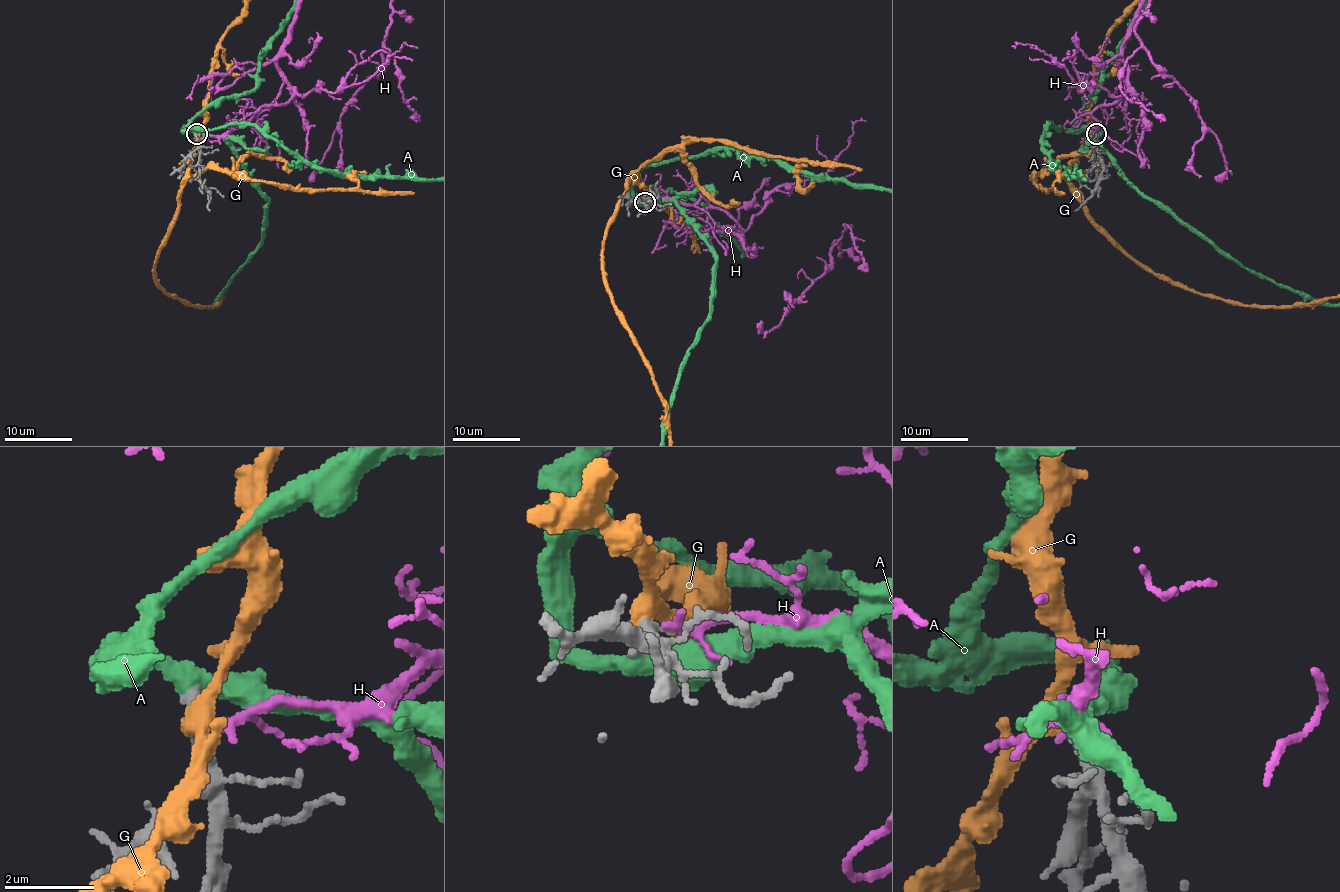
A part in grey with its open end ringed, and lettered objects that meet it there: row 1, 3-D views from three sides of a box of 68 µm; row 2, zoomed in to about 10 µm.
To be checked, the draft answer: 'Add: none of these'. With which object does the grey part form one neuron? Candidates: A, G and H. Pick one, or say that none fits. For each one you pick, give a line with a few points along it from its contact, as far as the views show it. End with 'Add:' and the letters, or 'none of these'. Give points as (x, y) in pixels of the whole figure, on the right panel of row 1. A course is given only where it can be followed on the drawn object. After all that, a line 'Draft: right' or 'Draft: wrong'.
Add: none of these
Draft: right

